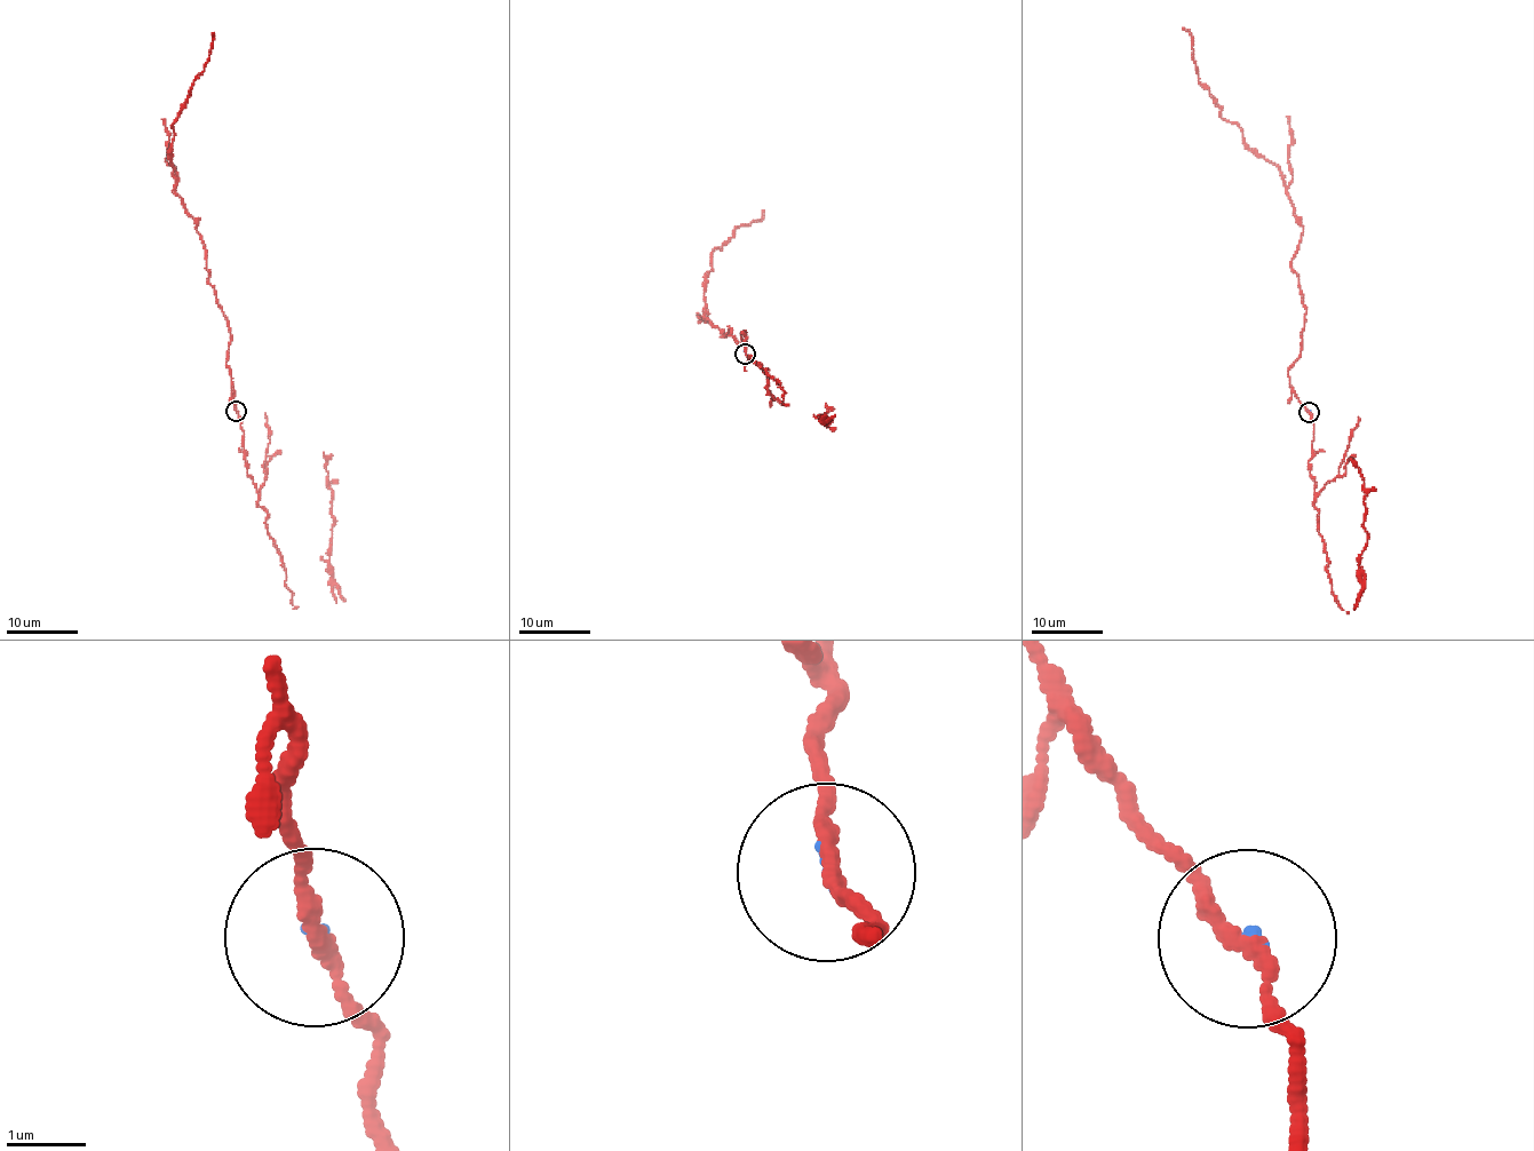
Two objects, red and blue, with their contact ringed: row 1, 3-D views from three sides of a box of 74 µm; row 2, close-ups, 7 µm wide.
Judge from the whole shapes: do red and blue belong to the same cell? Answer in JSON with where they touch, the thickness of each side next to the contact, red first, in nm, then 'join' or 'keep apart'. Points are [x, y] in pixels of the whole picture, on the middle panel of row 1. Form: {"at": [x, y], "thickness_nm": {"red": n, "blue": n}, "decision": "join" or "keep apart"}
{"at": [745, 354], "thickness_nm": {"red": 180, "blue": 60}, "decision": "keep apart"}

